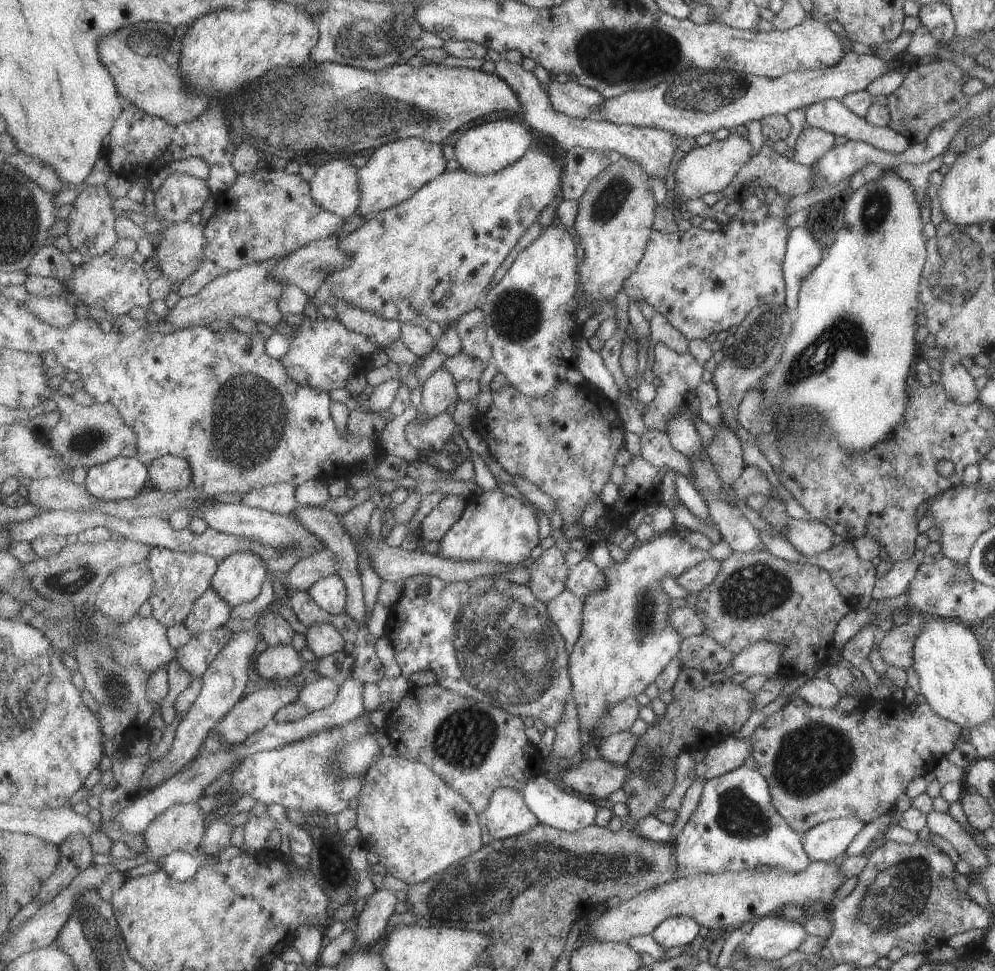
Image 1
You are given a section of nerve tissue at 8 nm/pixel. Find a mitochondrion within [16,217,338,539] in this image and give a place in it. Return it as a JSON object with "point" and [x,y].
{"point":[248,414]}

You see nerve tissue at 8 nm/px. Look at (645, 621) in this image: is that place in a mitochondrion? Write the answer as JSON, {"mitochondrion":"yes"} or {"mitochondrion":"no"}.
{"mitochondrion":"yes"}

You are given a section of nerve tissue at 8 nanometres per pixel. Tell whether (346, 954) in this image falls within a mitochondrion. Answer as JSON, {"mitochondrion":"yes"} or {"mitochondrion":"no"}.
{"mitochondrion":"no"}

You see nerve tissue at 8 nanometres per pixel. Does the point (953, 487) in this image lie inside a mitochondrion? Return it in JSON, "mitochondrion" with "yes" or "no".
{"mitochondrion":"no"}

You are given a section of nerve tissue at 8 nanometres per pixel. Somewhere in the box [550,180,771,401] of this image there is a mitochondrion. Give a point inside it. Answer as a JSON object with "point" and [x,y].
{"point":[747,258]}

